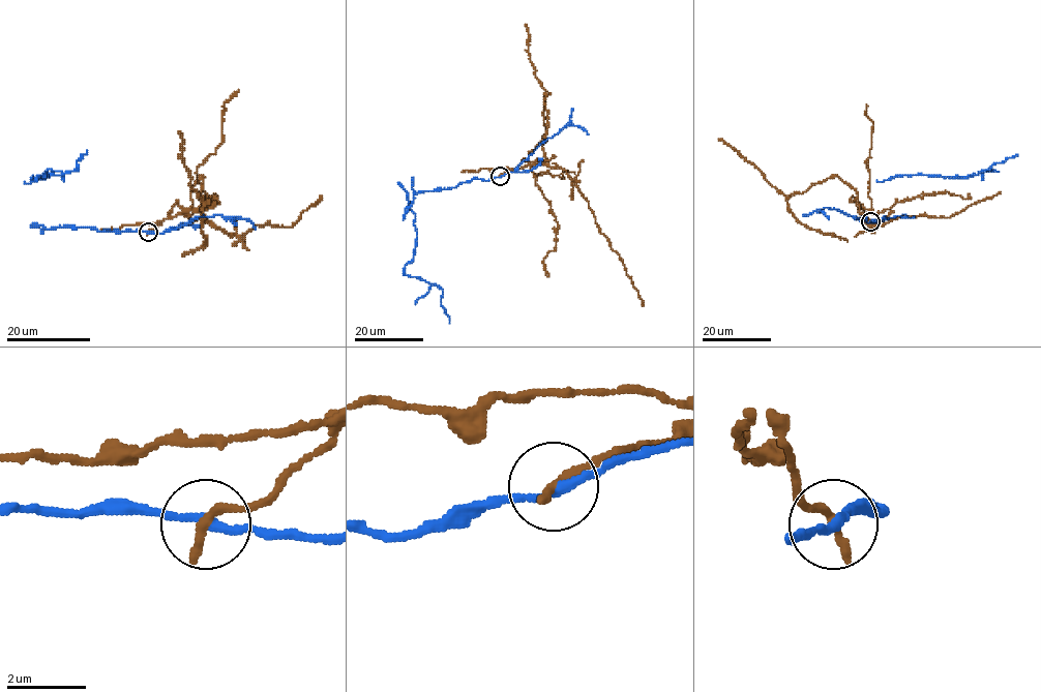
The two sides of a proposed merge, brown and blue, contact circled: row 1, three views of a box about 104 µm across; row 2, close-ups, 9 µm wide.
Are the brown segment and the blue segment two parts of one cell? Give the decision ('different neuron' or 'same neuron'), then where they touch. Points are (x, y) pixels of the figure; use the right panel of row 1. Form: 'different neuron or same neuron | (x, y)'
different neuron | (870, 221)

